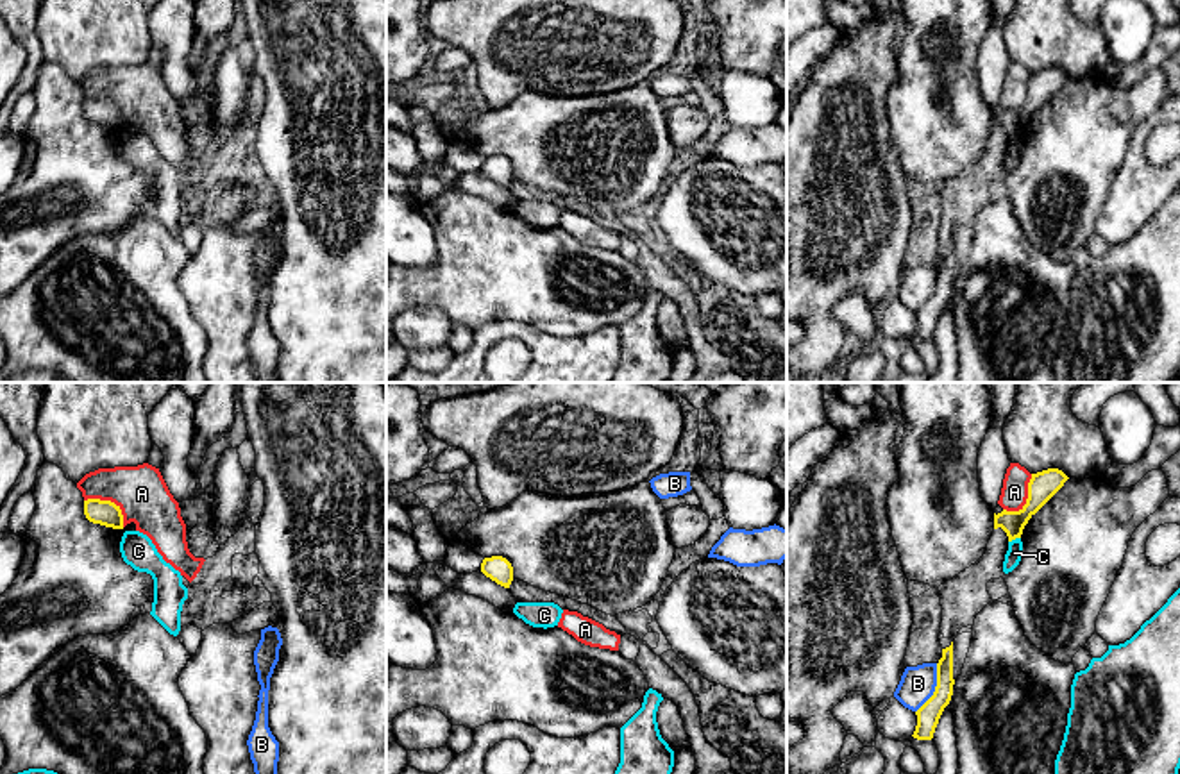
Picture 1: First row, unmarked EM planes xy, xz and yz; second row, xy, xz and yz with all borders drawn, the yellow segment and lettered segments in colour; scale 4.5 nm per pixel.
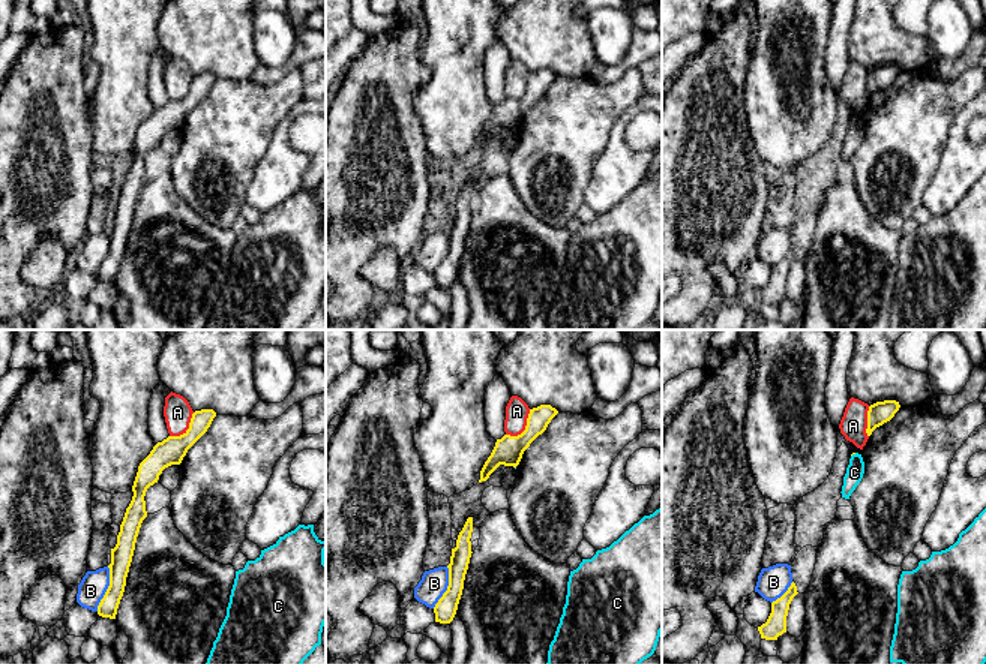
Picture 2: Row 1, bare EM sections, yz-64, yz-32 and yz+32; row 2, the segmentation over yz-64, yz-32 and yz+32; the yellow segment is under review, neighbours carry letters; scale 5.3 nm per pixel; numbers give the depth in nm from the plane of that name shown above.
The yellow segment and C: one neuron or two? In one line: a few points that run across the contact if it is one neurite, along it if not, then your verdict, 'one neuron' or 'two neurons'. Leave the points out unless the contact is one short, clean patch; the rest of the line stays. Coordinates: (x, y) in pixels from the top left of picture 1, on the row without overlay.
yz (1019, 136), (1009, 142) | two neurons

